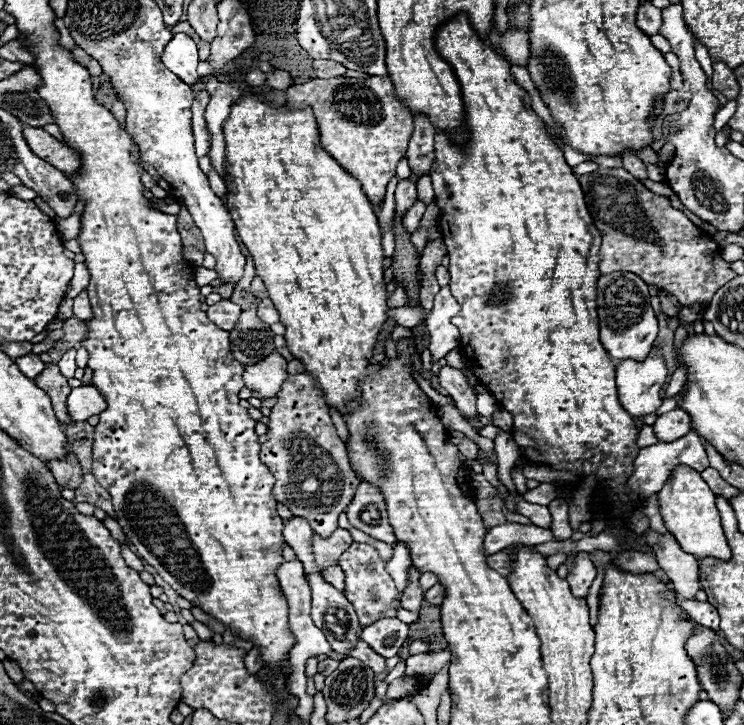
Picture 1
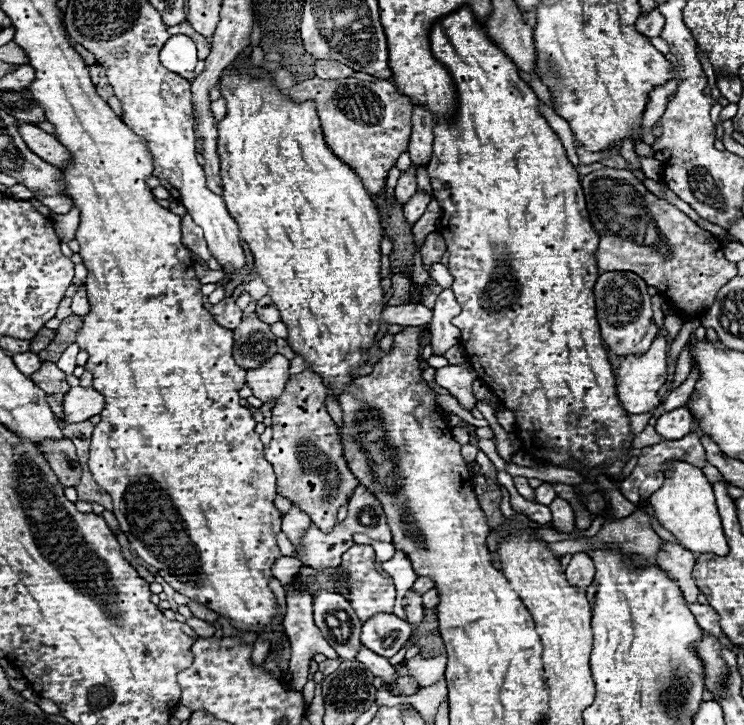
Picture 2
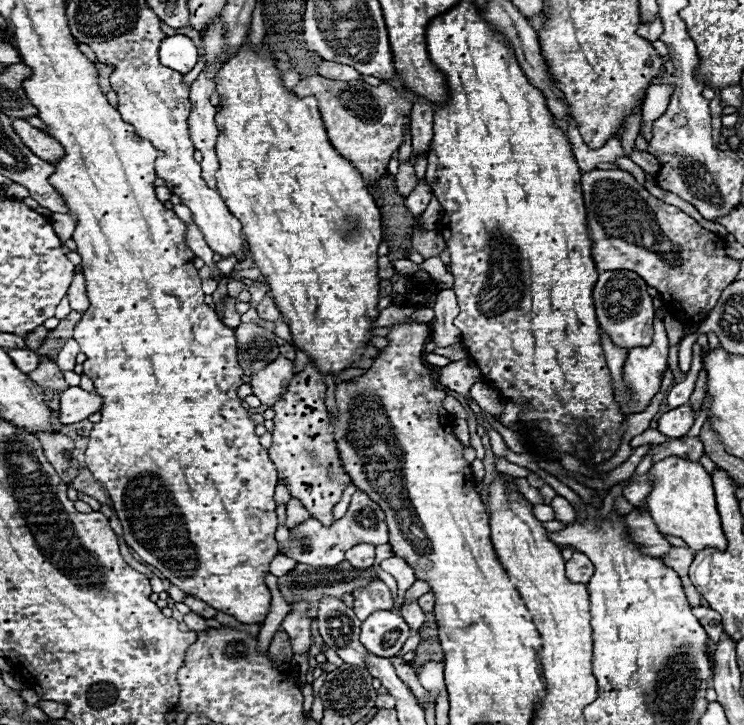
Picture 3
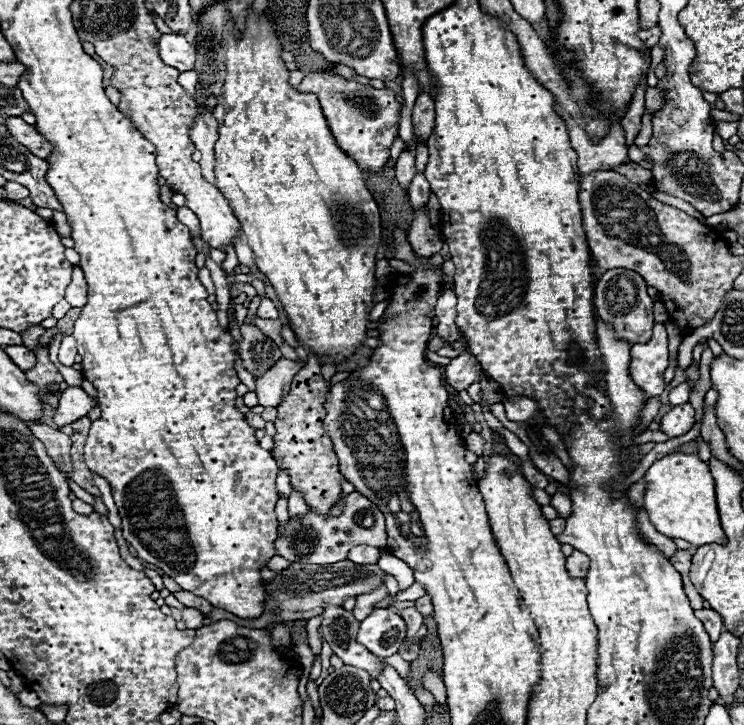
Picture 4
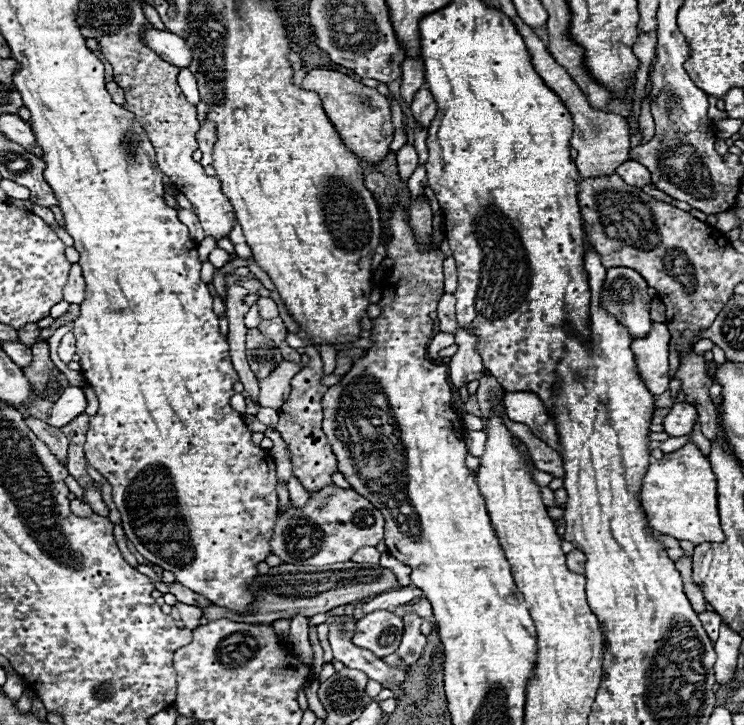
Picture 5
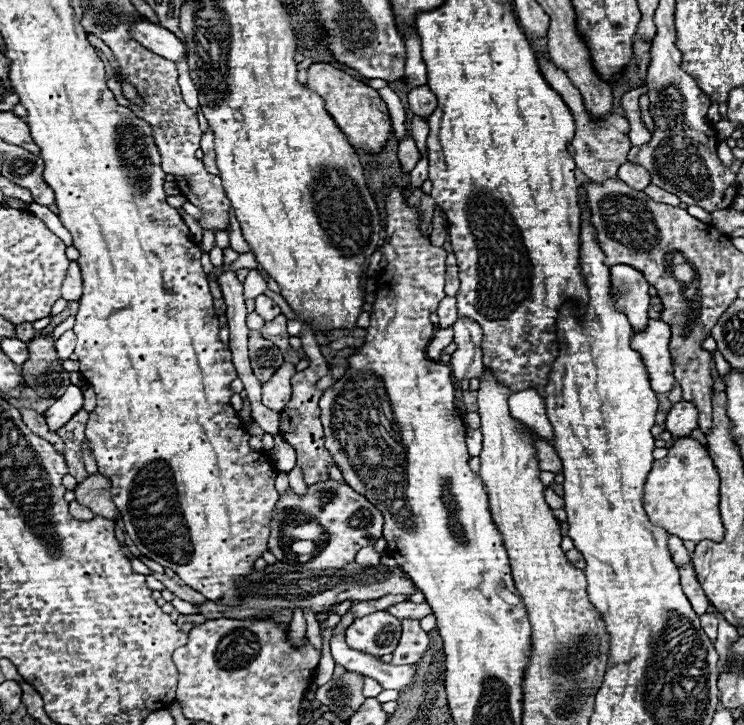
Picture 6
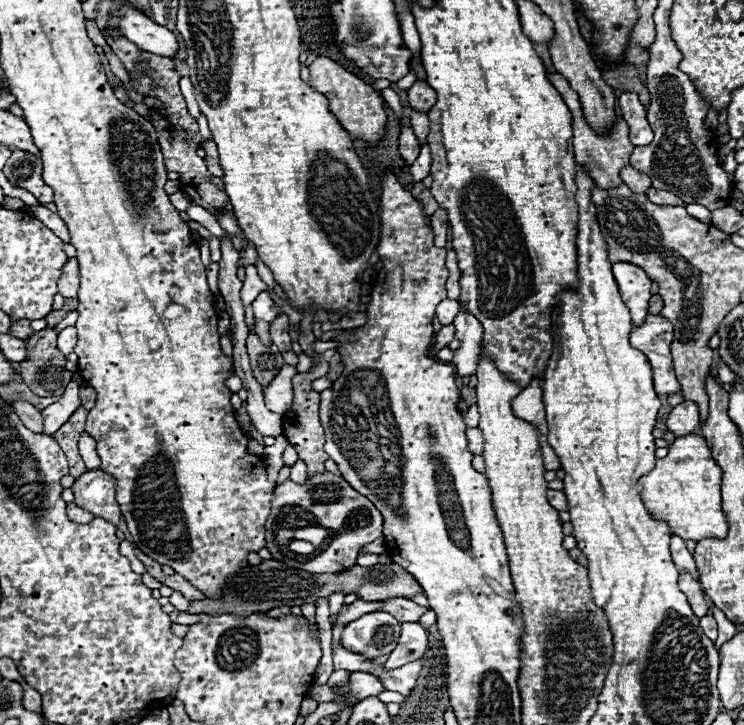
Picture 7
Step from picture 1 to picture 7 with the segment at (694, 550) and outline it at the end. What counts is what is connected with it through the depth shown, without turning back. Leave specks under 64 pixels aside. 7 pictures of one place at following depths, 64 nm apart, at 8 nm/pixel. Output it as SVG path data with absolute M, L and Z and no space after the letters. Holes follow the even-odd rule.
M680 436L668 446L668 456L656 460L650 474L642 476L642 502L646 510L670 526L670 532L682 540L718 538L728 532L726 516L720 508L720 478L722 470L710 456L710 448L702 436Z

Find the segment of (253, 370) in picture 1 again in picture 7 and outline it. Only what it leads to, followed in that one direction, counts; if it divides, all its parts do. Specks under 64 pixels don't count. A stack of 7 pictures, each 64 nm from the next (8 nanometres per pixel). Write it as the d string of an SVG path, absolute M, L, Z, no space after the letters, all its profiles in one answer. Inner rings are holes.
M284 364L280 368L280 372L276 374L274 382L270 382L264 388L264 400L272 412L284 414L286 408L290 408L290 404L292 404L292 376L294 374L296 374L296 368L290 364Z

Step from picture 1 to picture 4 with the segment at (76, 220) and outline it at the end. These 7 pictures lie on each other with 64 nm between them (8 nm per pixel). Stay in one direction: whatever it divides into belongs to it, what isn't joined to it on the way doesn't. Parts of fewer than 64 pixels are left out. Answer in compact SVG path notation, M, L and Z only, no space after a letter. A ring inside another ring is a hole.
M54 210L54 216L52 216L52 222L54 222L54 228L60 236L70 236L70 224L68 224L68 218L64 212L56 212Z

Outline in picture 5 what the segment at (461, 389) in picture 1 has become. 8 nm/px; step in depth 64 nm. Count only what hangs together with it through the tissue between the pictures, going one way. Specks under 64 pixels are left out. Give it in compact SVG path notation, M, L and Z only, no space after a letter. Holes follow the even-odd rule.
M458 328L456 344L458 344L458 352L448 362L448 374L450 374L450 382L462 388L472 380L482 378L486 372L484 372L480 356L474 352L474 346L476 346L474 334L466 332L464 328Z

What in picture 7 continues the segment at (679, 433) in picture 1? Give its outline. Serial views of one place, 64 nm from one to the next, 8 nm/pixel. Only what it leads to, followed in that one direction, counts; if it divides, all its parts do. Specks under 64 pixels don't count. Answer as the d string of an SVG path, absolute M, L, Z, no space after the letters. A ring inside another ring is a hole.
M690 400L680 402L678 406L672 408L672 412L668 414L666 426L674 436L686 436L692 434L694 428L700 424L698 420L698 406Z

